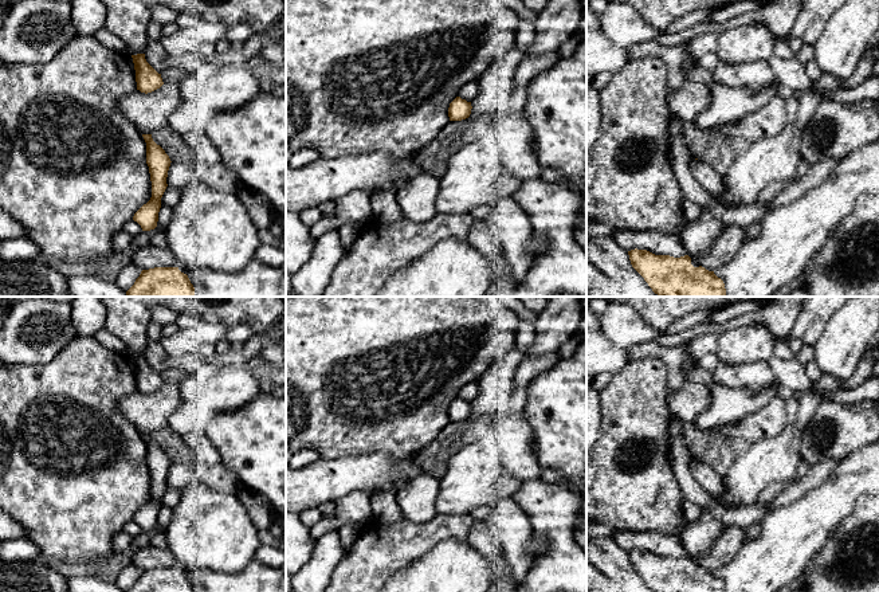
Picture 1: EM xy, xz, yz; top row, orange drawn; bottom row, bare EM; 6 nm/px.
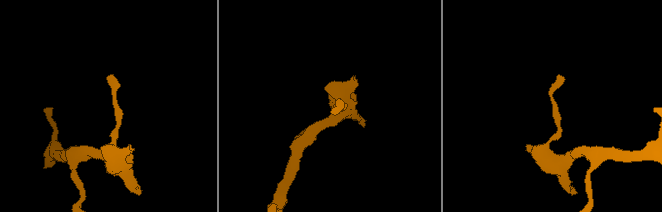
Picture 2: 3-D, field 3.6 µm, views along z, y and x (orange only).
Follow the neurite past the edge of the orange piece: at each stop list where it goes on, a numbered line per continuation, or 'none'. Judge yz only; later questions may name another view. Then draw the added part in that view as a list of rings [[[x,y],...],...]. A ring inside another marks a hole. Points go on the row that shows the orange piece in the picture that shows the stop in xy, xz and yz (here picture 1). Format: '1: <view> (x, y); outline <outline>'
none

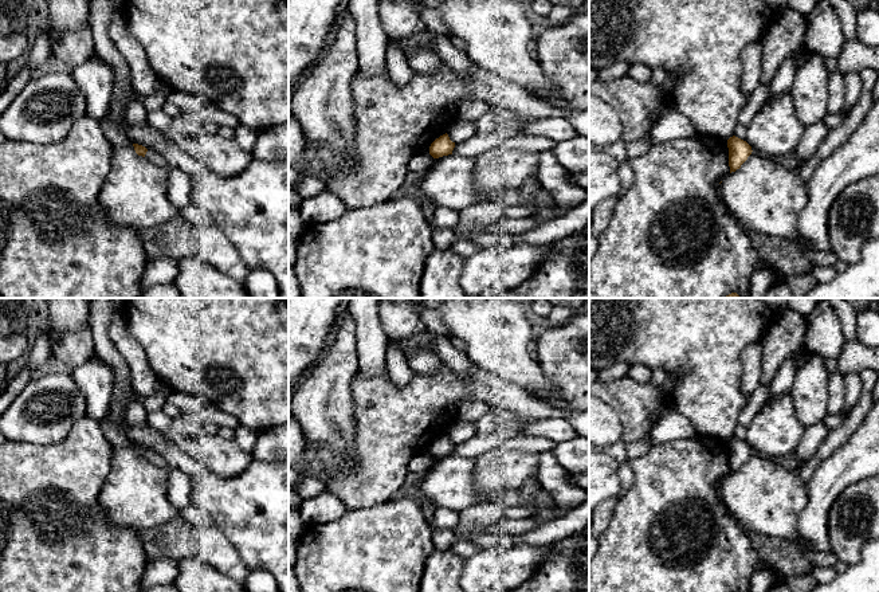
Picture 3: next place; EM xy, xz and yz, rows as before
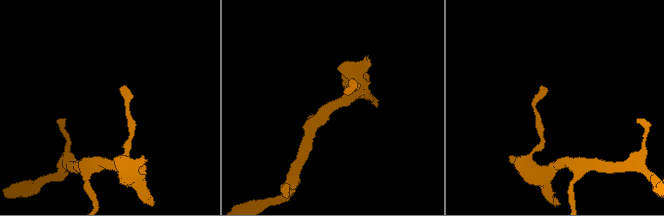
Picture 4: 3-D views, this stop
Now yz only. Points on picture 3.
none

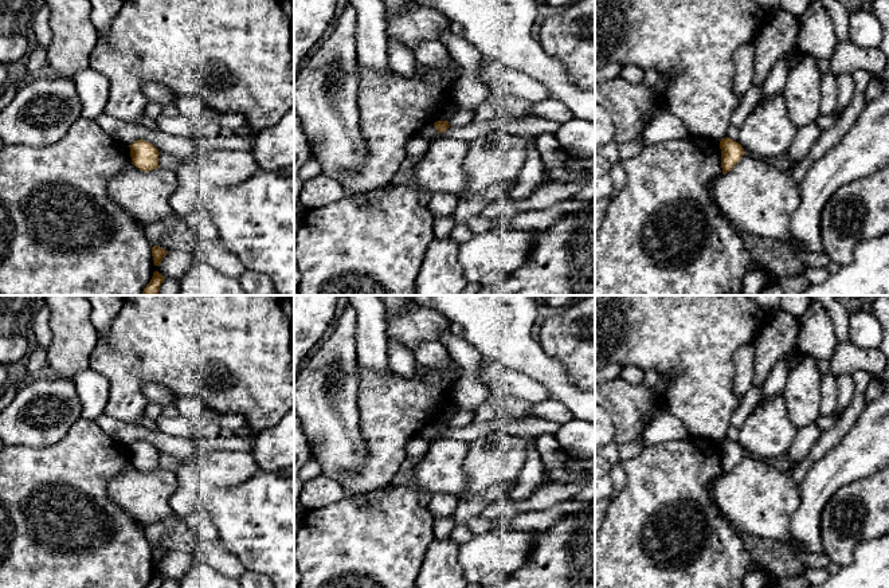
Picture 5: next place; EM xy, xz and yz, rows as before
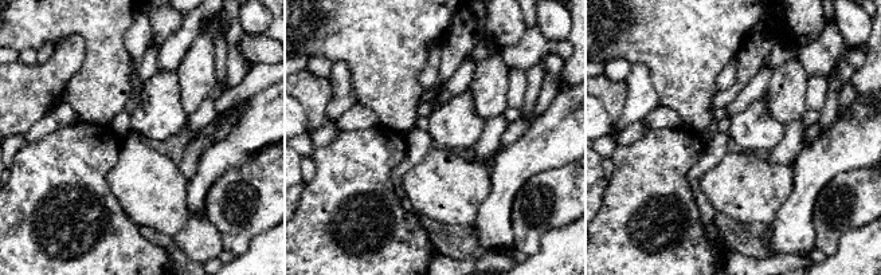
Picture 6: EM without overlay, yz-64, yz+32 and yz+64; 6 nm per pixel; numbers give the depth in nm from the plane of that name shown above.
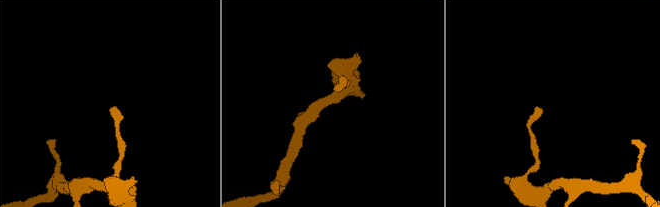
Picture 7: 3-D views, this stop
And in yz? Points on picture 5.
none

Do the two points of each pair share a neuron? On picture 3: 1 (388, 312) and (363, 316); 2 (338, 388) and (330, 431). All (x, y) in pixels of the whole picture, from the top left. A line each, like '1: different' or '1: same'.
1: different
2: same

